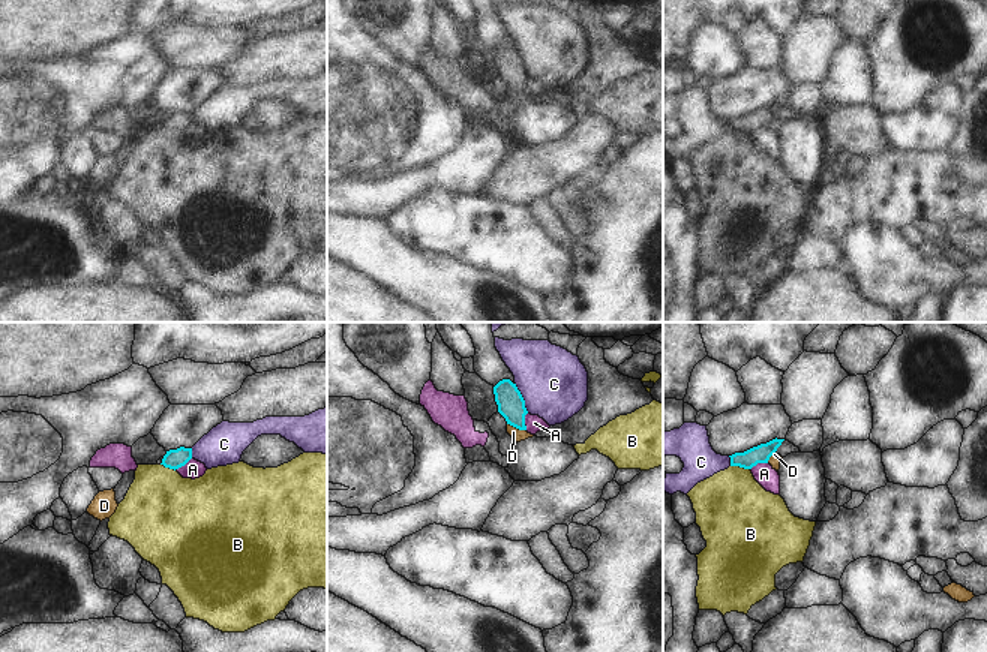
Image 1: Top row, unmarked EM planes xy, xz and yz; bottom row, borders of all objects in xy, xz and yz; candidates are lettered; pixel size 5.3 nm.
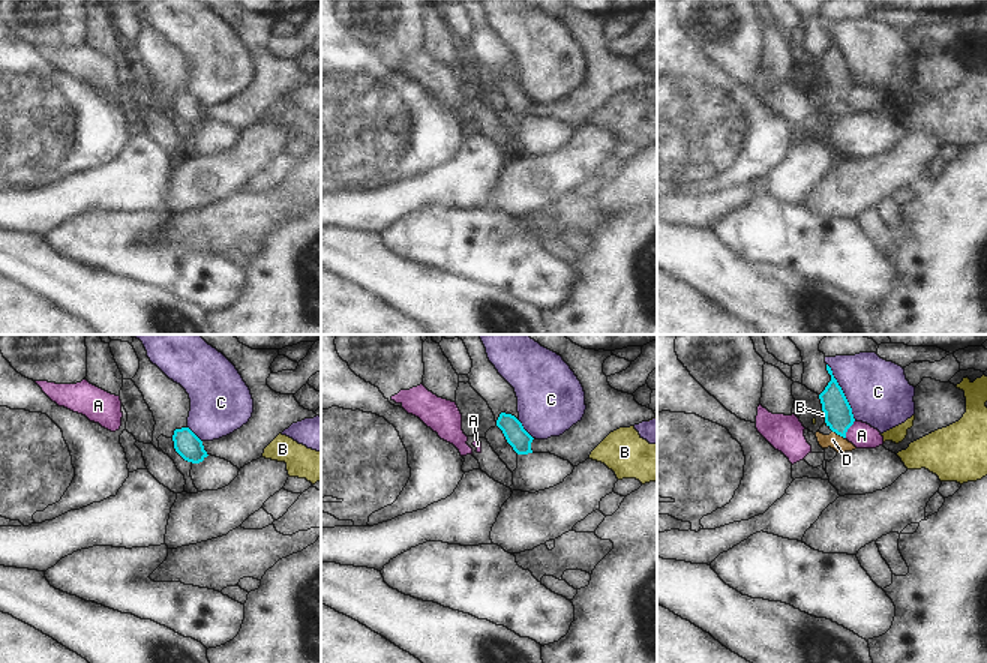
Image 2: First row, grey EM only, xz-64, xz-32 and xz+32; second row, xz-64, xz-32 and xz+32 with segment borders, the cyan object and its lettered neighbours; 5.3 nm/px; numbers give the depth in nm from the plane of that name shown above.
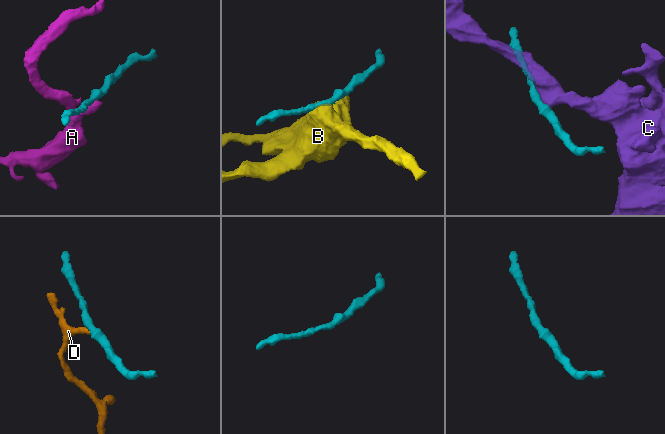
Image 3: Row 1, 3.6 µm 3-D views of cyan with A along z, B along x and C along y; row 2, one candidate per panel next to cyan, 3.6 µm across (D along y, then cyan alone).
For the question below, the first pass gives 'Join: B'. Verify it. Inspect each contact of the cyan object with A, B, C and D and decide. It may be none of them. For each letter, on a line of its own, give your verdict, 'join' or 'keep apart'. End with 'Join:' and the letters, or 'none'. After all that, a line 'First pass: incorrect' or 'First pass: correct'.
A: keep apart
B: keep apart
C: keep apart
D: keep apart
Join: none
First pass: incorrect

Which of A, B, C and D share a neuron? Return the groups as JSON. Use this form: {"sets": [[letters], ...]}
{"sets": [["A"], ["B"], ["C"], ["D"]]}

